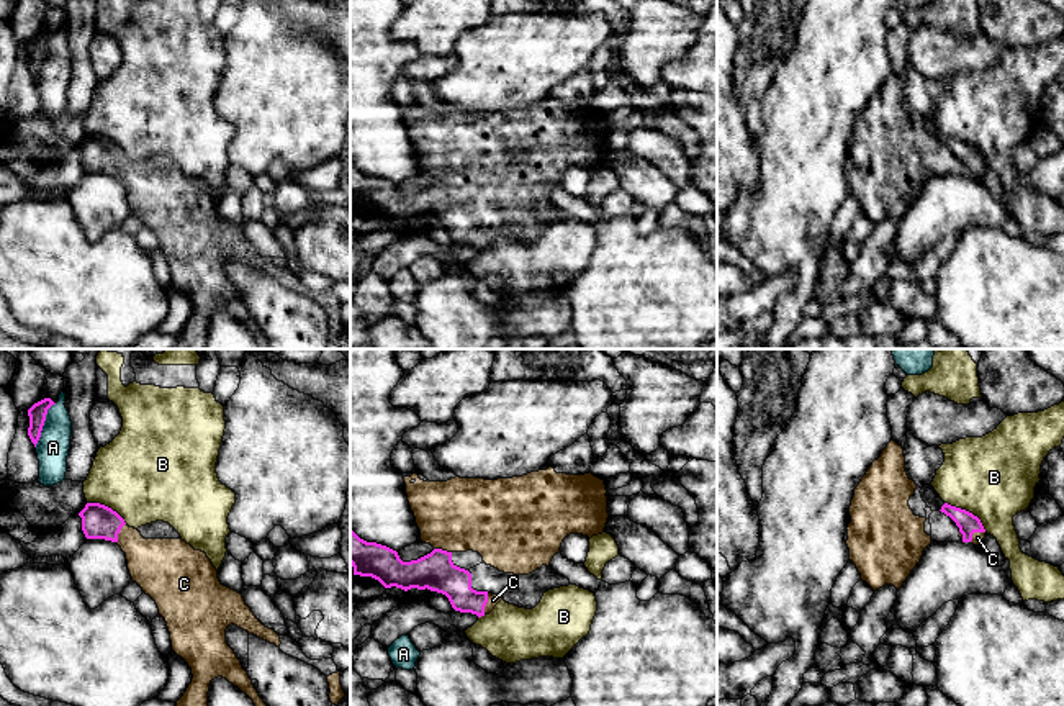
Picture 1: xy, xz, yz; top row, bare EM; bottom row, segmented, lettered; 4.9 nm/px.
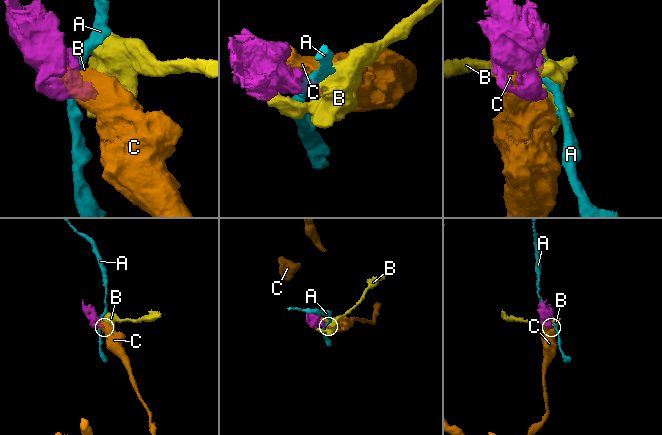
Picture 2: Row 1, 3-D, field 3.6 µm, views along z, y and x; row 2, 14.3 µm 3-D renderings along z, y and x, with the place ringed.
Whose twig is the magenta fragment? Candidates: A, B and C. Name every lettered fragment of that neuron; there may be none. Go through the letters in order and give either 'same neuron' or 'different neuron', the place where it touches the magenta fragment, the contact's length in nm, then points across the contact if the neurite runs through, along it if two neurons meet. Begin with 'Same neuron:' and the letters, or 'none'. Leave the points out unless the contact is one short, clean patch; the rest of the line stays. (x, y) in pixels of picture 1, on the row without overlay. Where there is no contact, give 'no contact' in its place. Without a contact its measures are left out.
Same neuron: C
A: different neuron; meets magenta in xy at (43, 58); contact 240 nm long; border along xy (56, 36), (48, 43), (41, 69), (35, 79)
B: different neuron; meets magenta in yz at (968, 144); contact 260 nm long
C: same neuron; meets magenta in xz at (486, 235); contact 110 nm long

